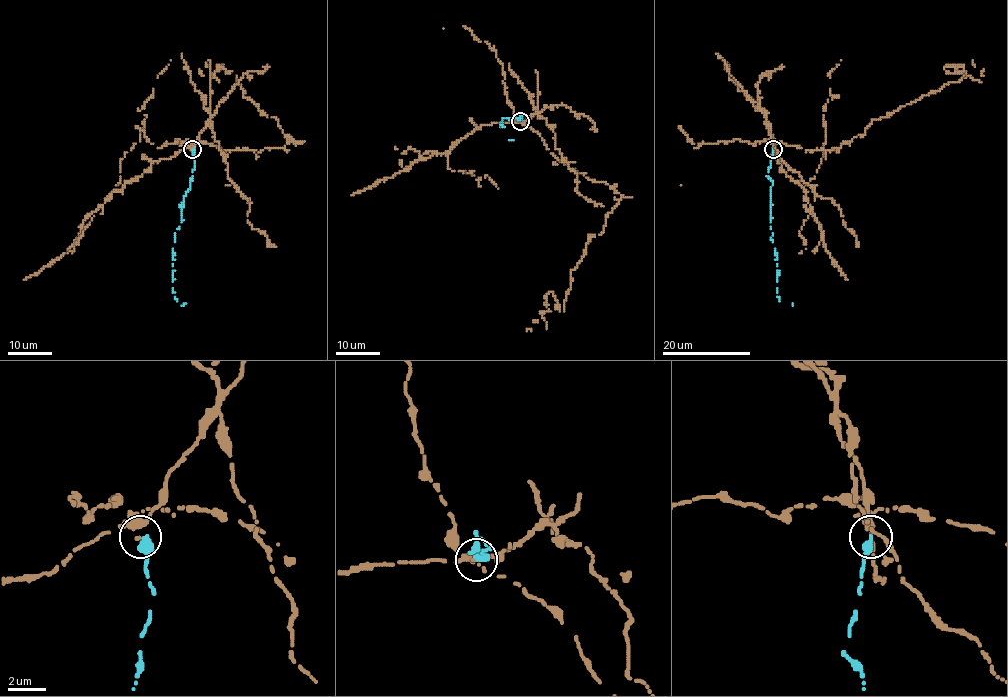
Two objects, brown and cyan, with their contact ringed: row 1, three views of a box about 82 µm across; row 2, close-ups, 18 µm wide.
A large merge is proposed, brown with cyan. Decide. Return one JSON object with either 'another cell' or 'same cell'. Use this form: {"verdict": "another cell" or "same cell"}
{"verdict": "another cell"}

